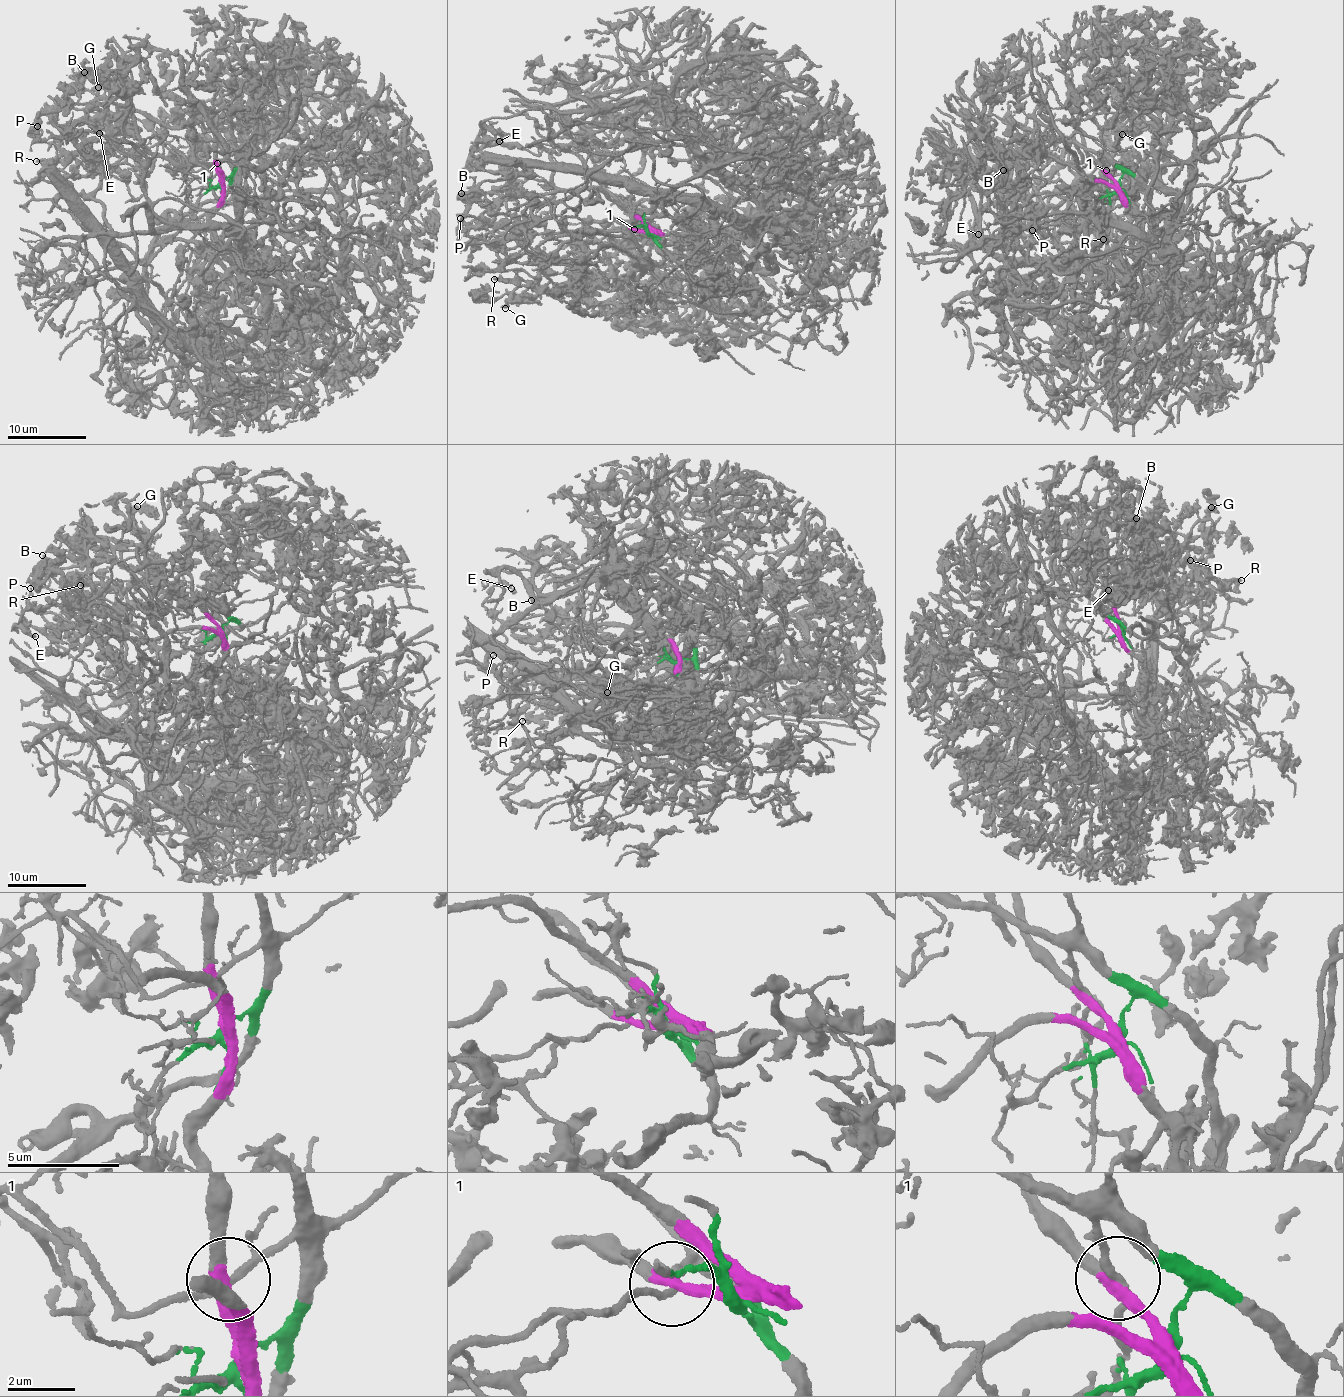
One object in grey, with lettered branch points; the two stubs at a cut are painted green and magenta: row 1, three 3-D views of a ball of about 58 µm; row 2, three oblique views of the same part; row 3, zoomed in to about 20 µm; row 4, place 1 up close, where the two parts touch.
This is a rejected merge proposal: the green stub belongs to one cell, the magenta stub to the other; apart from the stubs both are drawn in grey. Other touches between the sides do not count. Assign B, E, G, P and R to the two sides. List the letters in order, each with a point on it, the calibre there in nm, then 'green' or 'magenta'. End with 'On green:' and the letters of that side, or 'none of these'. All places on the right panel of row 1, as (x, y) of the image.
B: (1003, 170) | 260 nm | magenta
E: (978, 234) | 300 nm | magenta
G: (1122, 134) | 480 nm | magenta
P: (1032, 230) | 180 nm | magenta
R: (1103, 239) | 200 nm | magenta
On green: none of these

